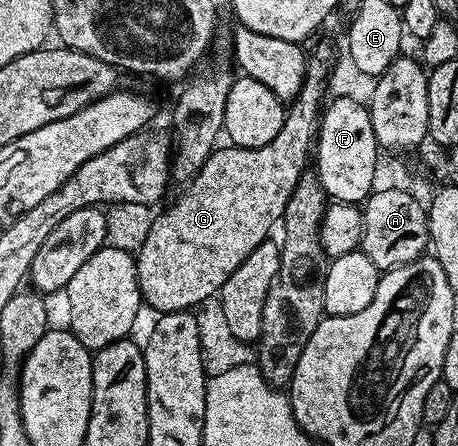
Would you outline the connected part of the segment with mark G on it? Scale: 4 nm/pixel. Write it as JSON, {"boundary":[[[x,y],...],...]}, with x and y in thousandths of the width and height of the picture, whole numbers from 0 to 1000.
{"boundary":[[[716,99],[694,101],[670,128],[659,202],[627,235],[616,291],[581,327],[474,330],[426,399],[408,406],[410,424],[347,478],[328,509],[319,543],[295,567],[297,612],[308,670],[341,702],[413,697],[445,673],[465,670],[537,574],[587,536],[585,518],[614,500],[624,453],[633,453],[642,417],[651,417],[675,374],[716,177],[734,143],[734,117]]]}

